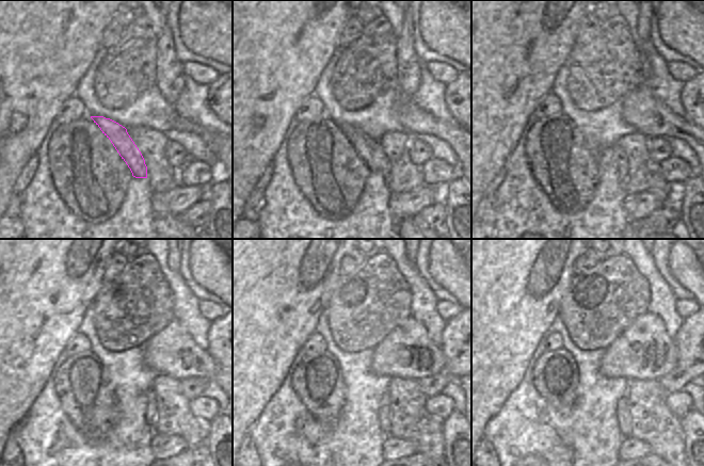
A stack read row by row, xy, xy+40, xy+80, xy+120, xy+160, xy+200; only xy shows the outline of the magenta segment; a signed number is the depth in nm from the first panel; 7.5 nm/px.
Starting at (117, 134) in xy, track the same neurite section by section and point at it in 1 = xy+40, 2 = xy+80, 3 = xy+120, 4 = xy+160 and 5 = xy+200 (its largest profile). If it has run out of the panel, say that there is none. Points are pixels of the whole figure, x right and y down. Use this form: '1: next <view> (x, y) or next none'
1: next xy+40 (368, 149)
2: next xy+80 (612, 156)
3: next xy+120 (149, 399)
4: next xy+160 (383, 413)
5: next xy+200 (622, 411)

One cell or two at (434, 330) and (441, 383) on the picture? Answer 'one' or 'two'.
two

